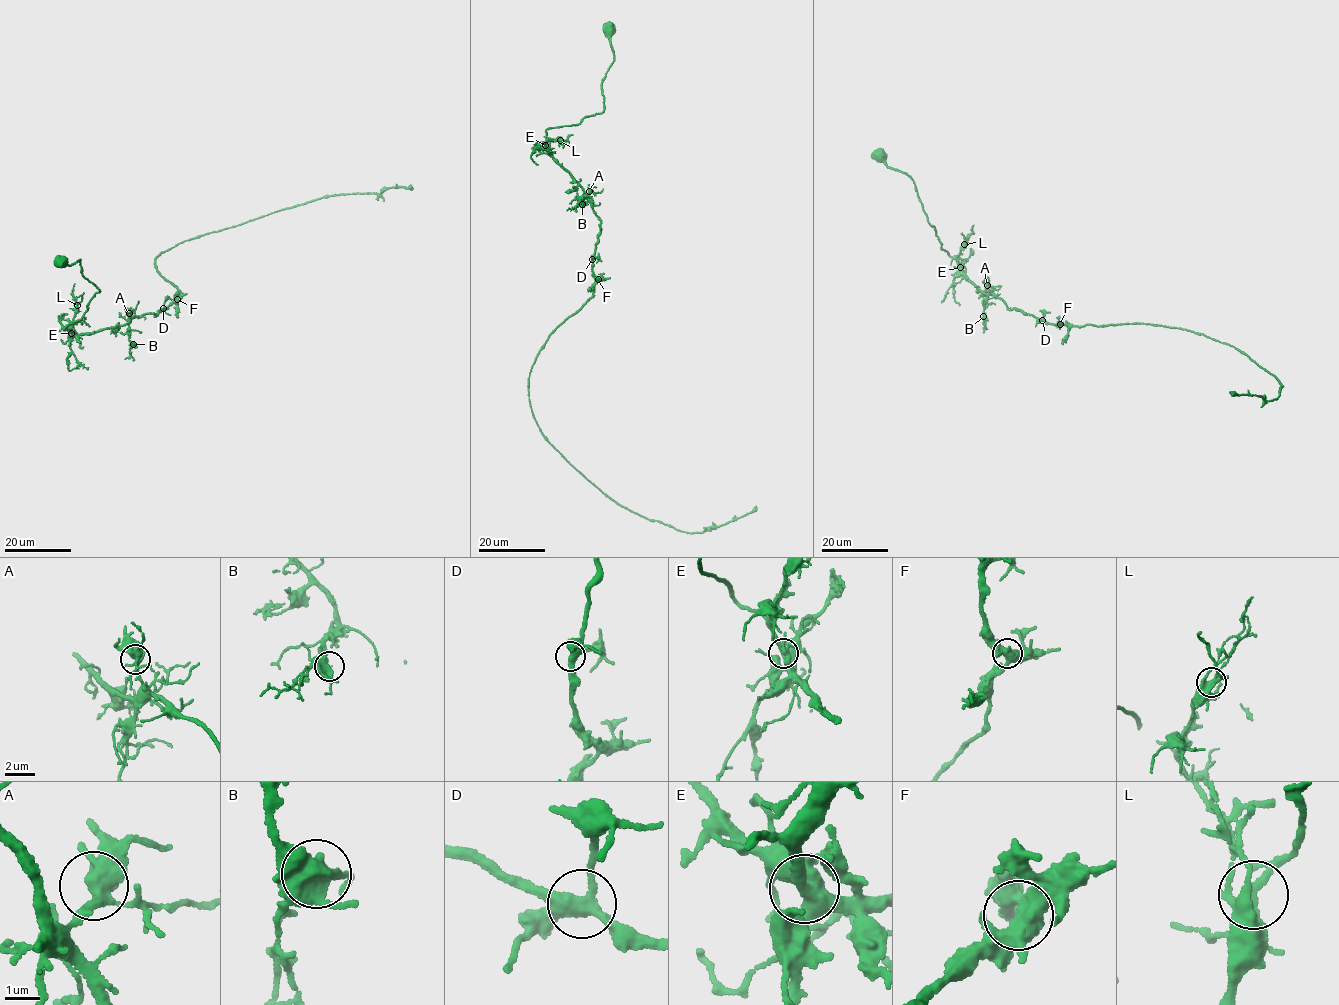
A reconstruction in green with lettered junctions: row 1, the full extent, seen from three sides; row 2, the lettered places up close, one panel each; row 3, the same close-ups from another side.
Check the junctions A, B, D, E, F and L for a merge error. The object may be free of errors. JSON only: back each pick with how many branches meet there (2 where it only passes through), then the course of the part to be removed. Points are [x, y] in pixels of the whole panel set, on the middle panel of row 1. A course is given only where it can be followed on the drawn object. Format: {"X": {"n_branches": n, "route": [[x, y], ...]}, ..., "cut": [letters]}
{"cut": []}

